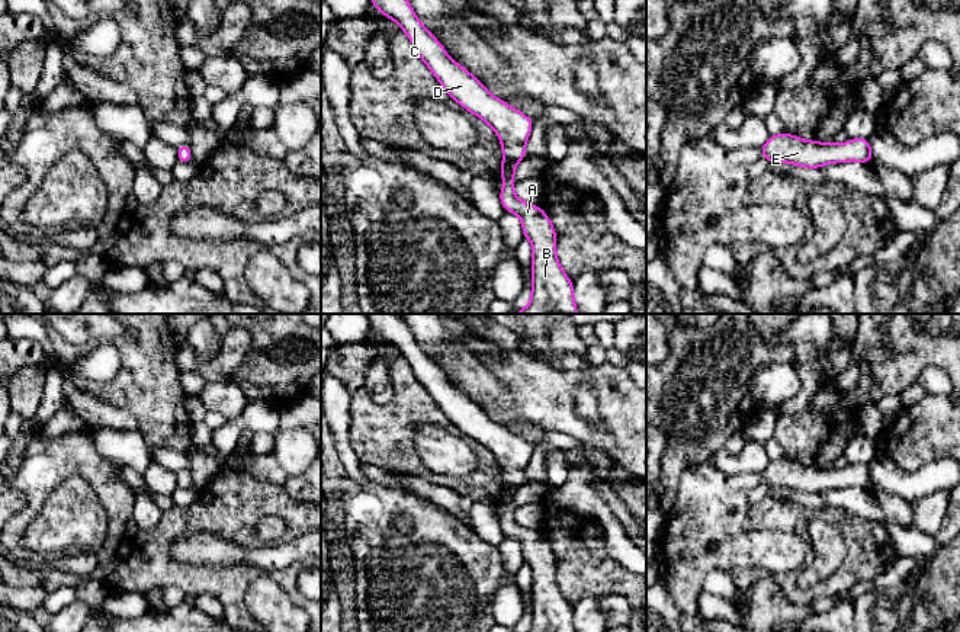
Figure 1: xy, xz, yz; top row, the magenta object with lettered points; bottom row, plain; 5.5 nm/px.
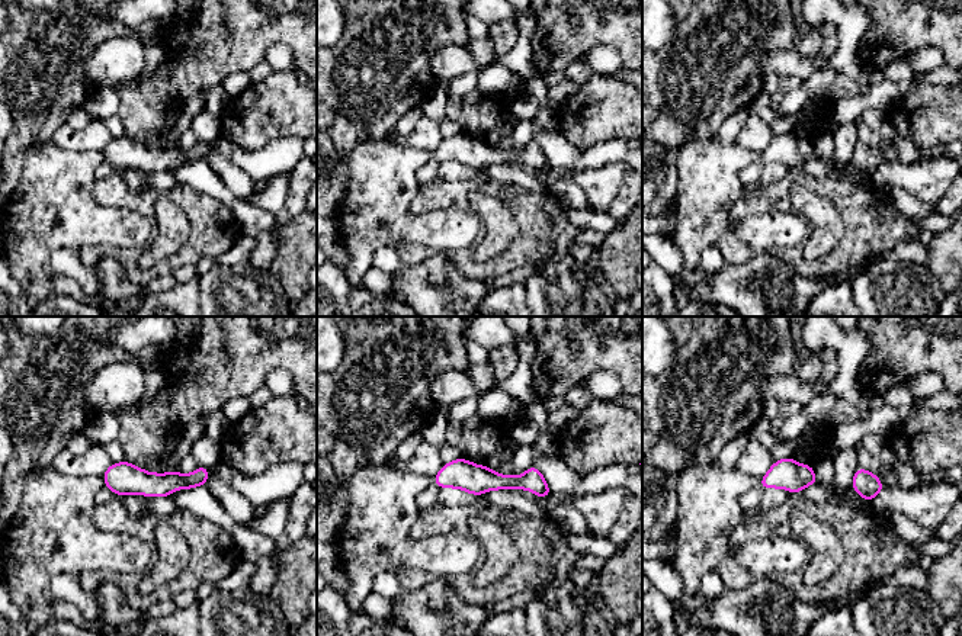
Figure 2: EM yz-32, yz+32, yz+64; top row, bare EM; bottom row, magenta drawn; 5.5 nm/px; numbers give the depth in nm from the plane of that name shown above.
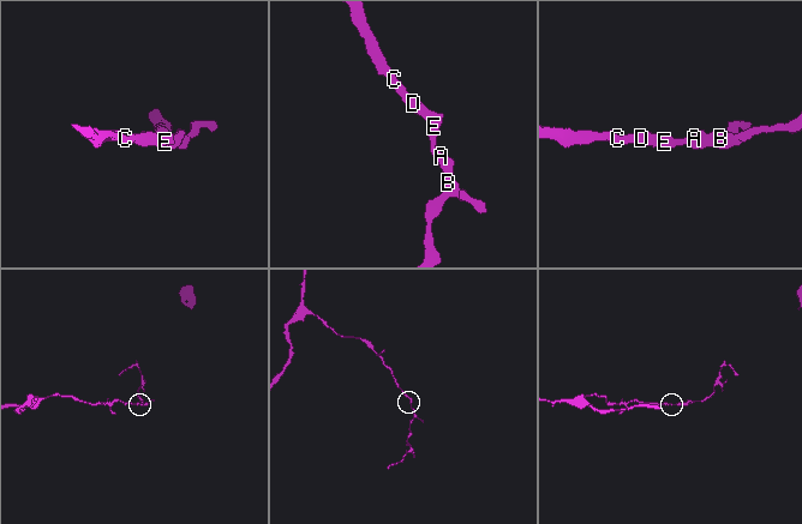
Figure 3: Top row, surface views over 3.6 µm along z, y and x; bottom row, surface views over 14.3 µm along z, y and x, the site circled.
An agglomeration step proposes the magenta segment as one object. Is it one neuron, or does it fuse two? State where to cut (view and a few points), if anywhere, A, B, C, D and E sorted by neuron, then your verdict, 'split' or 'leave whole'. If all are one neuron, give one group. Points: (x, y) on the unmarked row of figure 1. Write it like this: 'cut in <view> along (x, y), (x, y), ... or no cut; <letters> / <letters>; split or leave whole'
no cut; A B C D E; leave whole

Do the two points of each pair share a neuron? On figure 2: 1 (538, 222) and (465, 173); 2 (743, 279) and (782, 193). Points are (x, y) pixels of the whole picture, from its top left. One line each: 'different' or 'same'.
1: different
2: different

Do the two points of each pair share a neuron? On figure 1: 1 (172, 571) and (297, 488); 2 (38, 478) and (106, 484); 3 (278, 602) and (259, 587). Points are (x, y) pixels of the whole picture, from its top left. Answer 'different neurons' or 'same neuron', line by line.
1: different neurons
2: same neuron
3: same neuron

